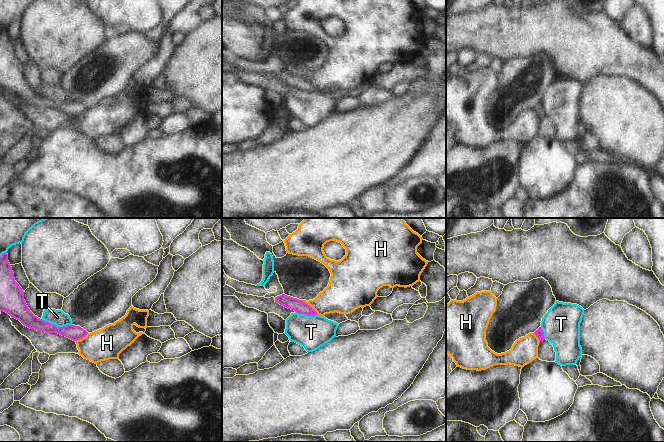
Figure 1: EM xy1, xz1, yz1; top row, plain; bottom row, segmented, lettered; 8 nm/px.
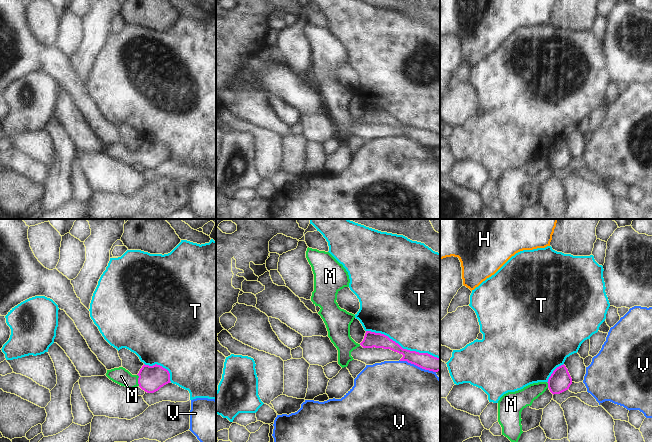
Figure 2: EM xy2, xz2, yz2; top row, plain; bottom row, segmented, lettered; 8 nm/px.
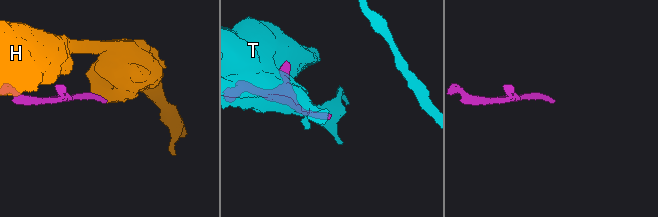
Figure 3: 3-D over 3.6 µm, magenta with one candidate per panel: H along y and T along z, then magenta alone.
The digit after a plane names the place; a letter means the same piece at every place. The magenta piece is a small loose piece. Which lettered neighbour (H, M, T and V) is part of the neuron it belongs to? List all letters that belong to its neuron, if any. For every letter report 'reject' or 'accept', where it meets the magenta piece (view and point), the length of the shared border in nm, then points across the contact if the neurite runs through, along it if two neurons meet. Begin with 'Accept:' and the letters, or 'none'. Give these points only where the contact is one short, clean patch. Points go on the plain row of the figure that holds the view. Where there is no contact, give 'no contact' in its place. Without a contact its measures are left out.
Accept: M
H: reject | xz1 (309, 81) | 170 nm | along xz1 (301, 76), (317, 89)
M: accept | xy2 (138, 156) | 100 nm | across xy2 (151, 154), (138, 156), (128, 156), (121, 152)
T: reject | xz2 (402, 124) | 650 nm
V: reject | xz2 (417, 141) | 320 nm

